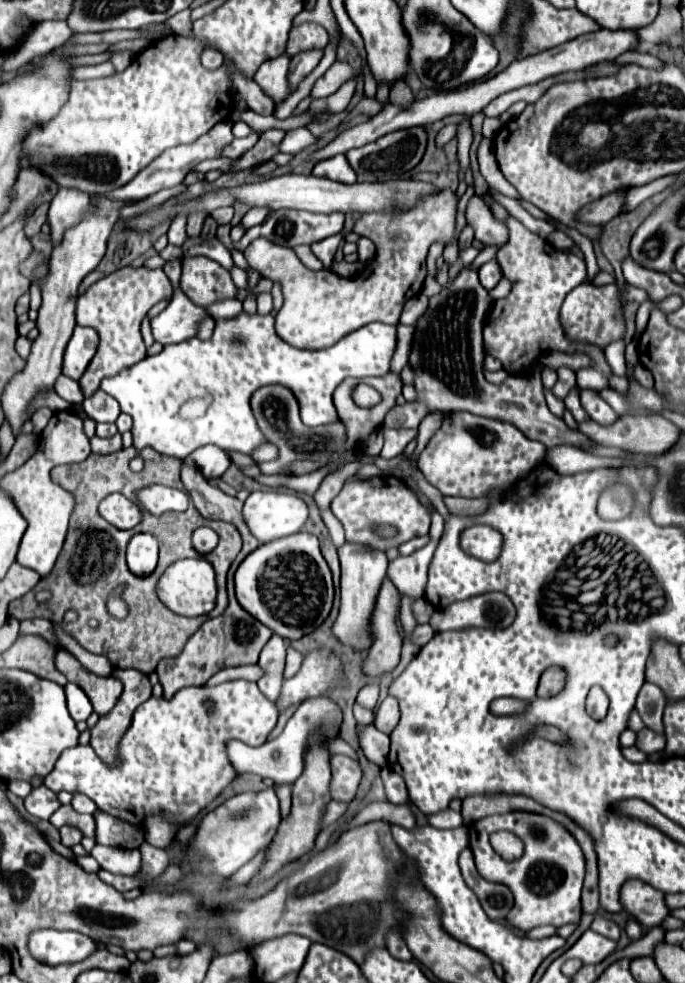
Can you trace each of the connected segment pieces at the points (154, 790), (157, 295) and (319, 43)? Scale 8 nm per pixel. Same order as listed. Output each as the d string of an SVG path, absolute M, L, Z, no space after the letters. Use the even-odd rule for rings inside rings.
M231 680L217 686L183 688L171 700L151 696L135 710L129 730L119 740L119 748L117 748L119 764L109 766L97 756L95 750L91 750L91 746L67 748L57 760L53 772L43 780L43 784L53 792L61 792L61 790L67 790L71 794L81 792L89 796L99 810L131 824L141 826L143 818L149 812L159 812L159 810L169 812L169 816L175 818L175 822L185 824L199 810L203 810L215 796L219 796L221 790L235 778L235 770L231 770L231 764L227 762L227 754L225 754L227 740L237 738L249 746L259 746L267 740L269 732L275 728L277 716L279 714L275 710L275 704L265 694L261 694L255 682L249 680ZM207 698L215 702L215 712L205 712L203 702Z
M123 268L107 278L95 282L83 296L77 300L77 324L91 326L99 334L99 348L87 366L85 374L79 380L83 396L89 398L99 388L99 382L117 370L123 370L145 358L145 344L139 332L141 320L145 314L163 298L171 298L171 282L161 268Z
M303 22L303 24L291 28L285 54L289 58L293 58L299 52L307 52L307 50L315 50L315 48L323 50L327 46L327 42L329 42L329 34L327 34L327 30L321 24Z

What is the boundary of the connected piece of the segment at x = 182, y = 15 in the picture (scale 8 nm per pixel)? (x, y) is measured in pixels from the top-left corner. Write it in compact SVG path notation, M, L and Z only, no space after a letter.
M183 10L179 14L175 14L173 18L167 20L167 24L173 28L175 34L181 34L185 38L193 36L193 22L191 22L191 10Z

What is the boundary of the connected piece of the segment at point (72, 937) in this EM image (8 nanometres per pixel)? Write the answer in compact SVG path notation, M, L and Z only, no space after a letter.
M37 928L29 934L27 948L35 960L57 966L63 962L79 962L87 958L91 952L95 952L97 944L79 932Z

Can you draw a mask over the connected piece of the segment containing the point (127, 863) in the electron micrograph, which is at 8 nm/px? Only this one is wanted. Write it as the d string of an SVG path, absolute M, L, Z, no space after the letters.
M97 844L91 850L91 856L99 862L99 866L113 874L139 874L141 852L125 850L125 848L105 848Z

